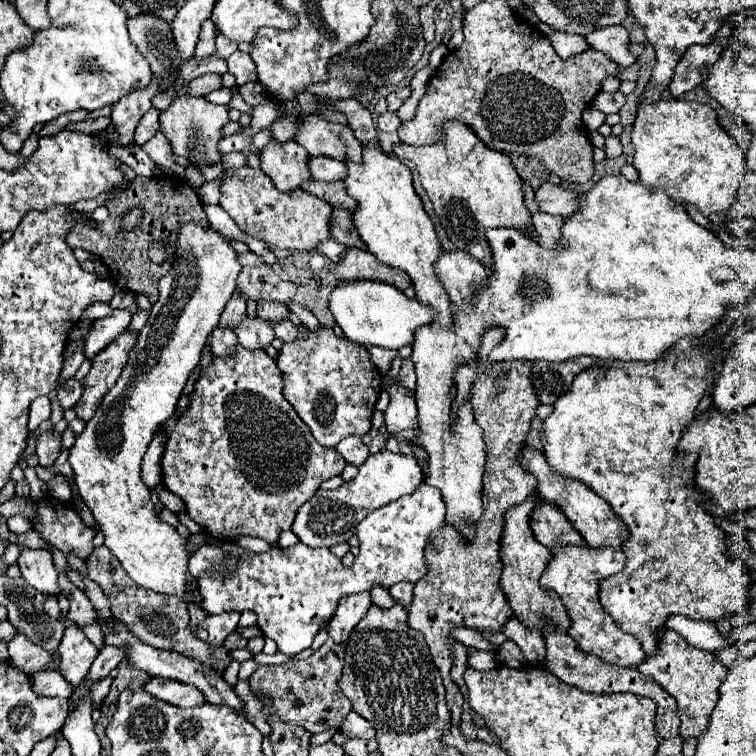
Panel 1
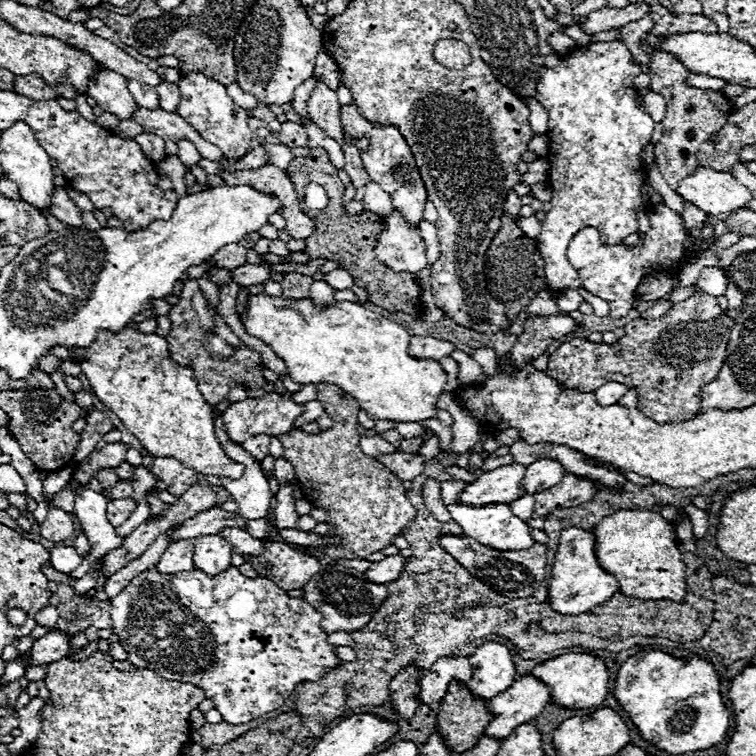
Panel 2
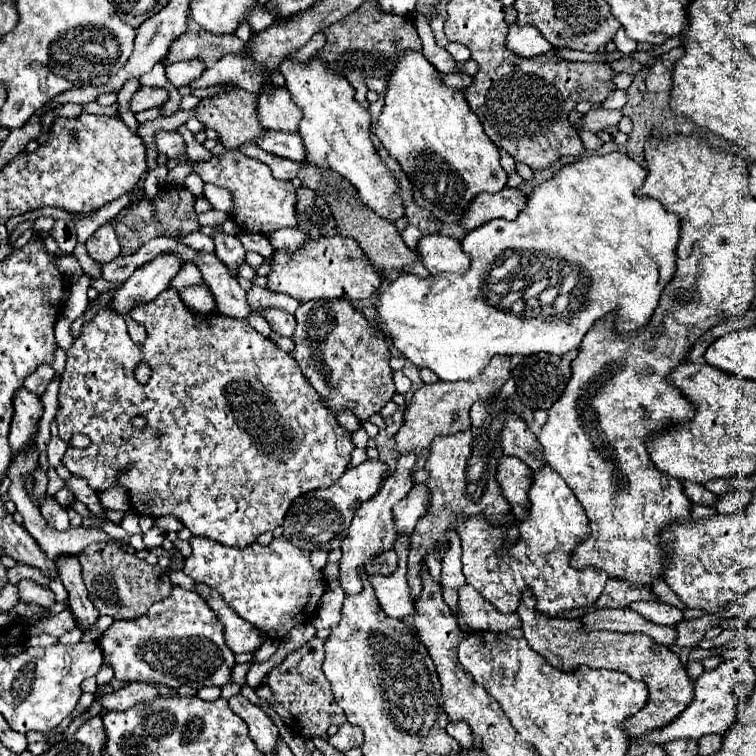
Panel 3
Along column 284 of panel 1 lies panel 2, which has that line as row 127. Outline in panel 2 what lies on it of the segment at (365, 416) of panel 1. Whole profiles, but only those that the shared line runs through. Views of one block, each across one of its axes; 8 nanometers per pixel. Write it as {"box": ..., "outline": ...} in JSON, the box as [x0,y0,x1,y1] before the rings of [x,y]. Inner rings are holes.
{"box":[340,104,428,228],"outline":[[[354,104],[340,106],[340,122],[342,122],[342,128],[352,138],[368,138],[370,146],[364,152],[360,152],[362,166],[370,174],[370,180],[380,184],[380,188],[392,196],[394,210],[398,210],[406,222],[410,222],[412,226],[418,228],[420,220],[424,218],[424,206],[426,206],[426,200],[428,200],[428,192],[426,192],[426,186],[424,186],[422,176],[418,172],[414,154],[410,152],[410,146],[406,144],[400,130],[396,126],[370,124],[362,116],[358,106],[354,106]]]}

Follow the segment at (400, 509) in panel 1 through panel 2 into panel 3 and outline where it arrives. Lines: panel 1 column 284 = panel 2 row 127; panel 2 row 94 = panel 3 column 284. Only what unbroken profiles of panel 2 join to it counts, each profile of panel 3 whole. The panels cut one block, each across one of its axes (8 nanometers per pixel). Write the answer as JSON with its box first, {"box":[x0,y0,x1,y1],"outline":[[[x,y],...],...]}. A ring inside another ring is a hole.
{"box":[184,536,326,638],"outline":[[[194,536],[190,544],[192,556],[184,564],[184,572],[216,590],[240,618],[252,622],[270,638],[280,636],[282,626],[286,636],[296,624],[308,622],[324,594],[326,580],[322,570],[312,566],[310,550],[298,548],[286,538],[274,538],[270,546],[230,548],[216,540]]]}

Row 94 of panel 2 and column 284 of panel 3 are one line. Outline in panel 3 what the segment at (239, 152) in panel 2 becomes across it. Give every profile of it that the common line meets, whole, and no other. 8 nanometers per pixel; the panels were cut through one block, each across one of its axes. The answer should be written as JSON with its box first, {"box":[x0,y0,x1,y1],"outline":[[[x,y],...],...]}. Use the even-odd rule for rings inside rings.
{"box":[194,150,298,236],"outline":[[[226,150],[226,160],[208,160],[194,164],[194,172],[200,174],[204,182],[216,184],[232,192],[234,206],[230,218],[242,228],[242,232],[268,236],[280,228],[298,228],[296,188],[292,182],[274,178],[266,164],[242,154],[240,150]]]}

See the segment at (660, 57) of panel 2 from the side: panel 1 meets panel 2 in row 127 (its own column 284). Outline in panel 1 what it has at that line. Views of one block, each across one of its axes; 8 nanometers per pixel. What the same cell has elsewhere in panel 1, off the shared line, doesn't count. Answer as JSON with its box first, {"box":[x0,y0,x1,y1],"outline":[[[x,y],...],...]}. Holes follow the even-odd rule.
{"box":[248,638,352,734],"outline":[[[328,638],[308,660],[288,660],[280,666],[260,666],[248,680],[250,690],[260,690],[272,698],[272,710],[288,724],[296,724],[310,734],[318,734],[330,728],[338,728],[342,720],[352,712],[348,698],[338,688],[338,678],[344,666],[344,650],[332,638]]]}

